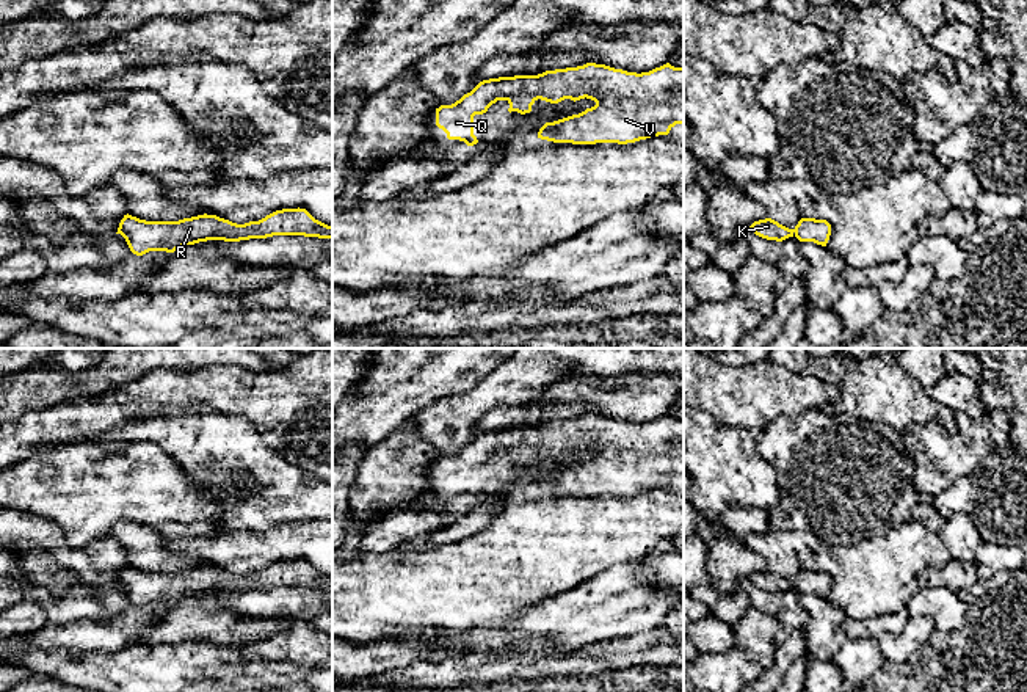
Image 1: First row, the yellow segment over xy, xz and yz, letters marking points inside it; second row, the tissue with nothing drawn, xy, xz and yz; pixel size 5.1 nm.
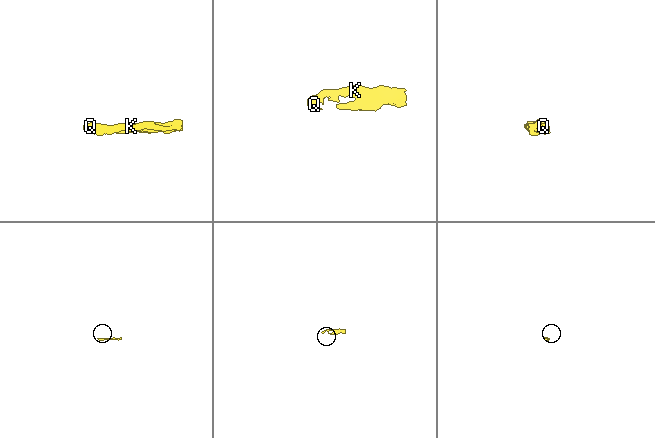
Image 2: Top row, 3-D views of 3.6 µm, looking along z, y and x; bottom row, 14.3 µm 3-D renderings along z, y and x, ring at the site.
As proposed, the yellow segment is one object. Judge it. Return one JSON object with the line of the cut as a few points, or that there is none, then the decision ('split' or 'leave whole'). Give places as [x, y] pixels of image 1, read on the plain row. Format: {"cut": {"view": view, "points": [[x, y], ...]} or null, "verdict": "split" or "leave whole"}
{"cut": null, "verdict": "leave whole"}

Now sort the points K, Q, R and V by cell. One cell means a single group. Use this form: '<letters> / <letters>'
K Q R V

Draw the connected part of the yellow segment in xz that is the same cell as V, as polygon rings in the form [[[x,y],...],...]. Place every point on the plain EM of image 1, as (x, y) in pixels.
[[[586,414],[538,427],[489,430],[455,455],[436,460],[436,477],[448,491],[474,497],[478,494],[474,486],[474,468],[486,464],[497,452],[506,452],[510,464],[525,466],[538,450],[558,455],[585,449],[596,457],[579,466],[546,474],[538,490],[572,496],[627,496],[668,486],[676,475],[684,475],[684,419],[666,414],[637,425]]]

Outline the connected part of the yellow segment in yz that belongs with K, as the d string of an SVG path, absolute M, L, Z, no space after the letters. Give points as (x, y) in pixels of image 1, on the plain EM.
M771 570L754 573L749 577L756 587L782 593L789 588L797 588L800 593L814 593L826 598L831 587L831 576L826 571L801 570L793 581L789 581Z

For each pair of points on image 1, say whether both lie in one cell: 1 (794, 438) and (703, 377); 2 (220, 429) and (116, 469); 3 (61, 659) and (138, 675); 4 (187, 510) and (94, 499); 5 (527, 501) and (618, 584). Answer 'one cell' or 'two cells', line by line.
1: two cells
2: two cells
3: one cell
4: one cell
5: two cells

